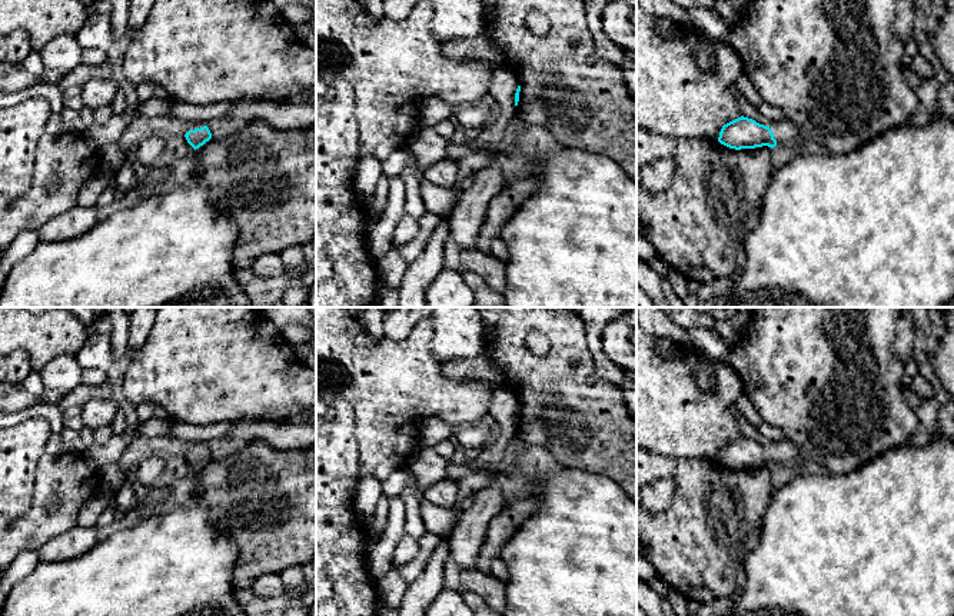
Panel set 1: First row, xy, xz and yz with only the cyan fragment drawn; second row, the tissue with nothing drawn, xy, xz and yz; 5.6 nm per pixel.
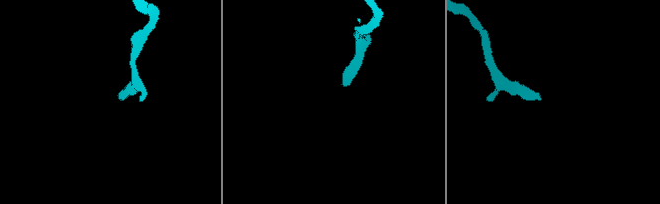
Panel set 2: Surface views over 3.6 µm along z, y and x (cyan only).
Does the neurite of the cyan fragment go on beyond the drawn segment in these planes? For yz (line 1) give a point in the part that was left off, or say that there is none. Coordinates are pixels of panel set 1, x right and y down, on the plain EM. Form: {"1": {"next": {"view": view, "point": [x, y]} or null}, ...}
{"1": {"next": {"view": "yz", "point": [785, 452]}}}

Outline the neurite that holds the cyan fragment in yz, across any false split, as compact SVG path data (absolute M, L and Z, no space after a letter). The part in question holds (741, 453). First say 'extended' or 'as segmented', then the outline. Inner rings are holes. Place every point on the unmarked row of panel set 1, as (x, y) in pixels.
extended; M738 437L722 446L718 462L729 469L775 467L777 465L795 465L800 450L794 442L784 437L768 446L748 437Z

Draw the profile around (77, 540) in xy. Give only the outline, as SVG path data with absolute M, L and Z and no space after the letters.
M77 525L47 542L37 553L41 562L66 562L87 553L97 542L96 527Z

